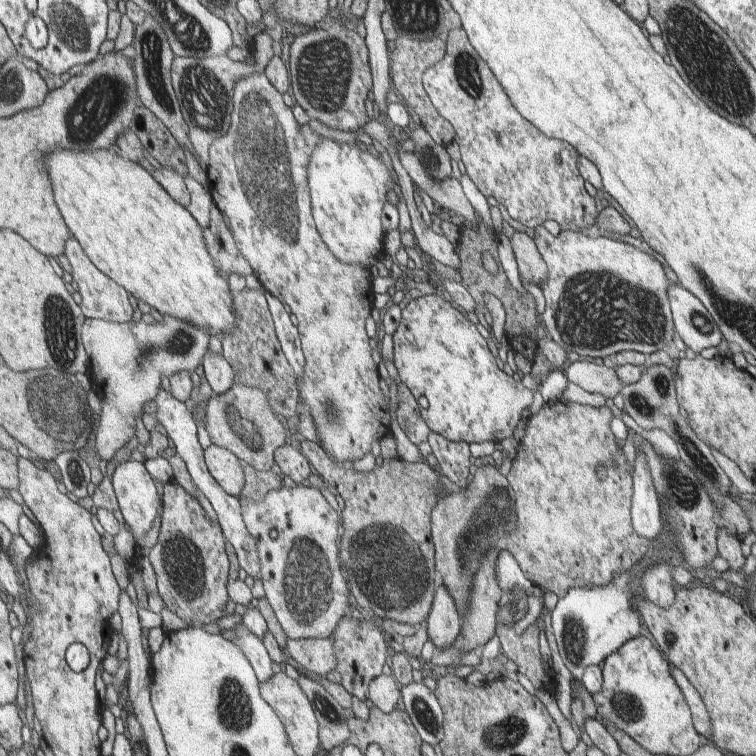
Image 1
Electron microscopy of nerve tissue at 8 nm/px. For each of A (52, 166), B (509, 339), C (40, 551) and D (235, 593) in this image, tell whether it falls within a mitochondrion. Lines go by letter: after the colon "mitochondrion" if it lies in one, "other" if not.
A: other
B: other
C: other
D: other

